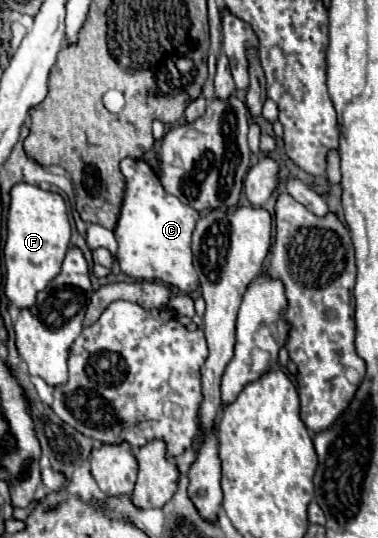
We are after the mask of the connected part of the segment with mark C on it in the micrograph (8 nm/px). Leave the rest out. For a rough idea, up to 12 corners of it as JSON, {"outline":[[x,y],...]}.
{"outline":[[124,158],[118,264],[136,280],[198,290],[200,214]]}

